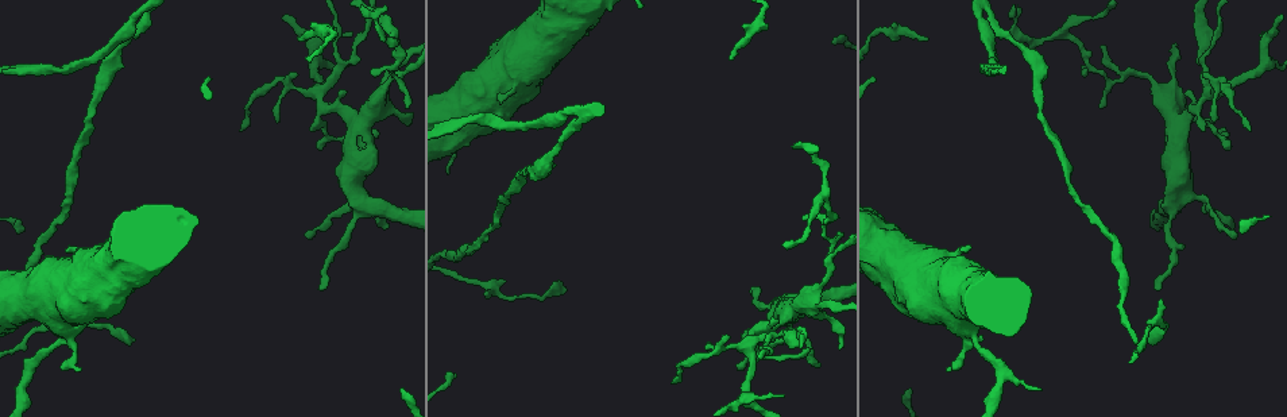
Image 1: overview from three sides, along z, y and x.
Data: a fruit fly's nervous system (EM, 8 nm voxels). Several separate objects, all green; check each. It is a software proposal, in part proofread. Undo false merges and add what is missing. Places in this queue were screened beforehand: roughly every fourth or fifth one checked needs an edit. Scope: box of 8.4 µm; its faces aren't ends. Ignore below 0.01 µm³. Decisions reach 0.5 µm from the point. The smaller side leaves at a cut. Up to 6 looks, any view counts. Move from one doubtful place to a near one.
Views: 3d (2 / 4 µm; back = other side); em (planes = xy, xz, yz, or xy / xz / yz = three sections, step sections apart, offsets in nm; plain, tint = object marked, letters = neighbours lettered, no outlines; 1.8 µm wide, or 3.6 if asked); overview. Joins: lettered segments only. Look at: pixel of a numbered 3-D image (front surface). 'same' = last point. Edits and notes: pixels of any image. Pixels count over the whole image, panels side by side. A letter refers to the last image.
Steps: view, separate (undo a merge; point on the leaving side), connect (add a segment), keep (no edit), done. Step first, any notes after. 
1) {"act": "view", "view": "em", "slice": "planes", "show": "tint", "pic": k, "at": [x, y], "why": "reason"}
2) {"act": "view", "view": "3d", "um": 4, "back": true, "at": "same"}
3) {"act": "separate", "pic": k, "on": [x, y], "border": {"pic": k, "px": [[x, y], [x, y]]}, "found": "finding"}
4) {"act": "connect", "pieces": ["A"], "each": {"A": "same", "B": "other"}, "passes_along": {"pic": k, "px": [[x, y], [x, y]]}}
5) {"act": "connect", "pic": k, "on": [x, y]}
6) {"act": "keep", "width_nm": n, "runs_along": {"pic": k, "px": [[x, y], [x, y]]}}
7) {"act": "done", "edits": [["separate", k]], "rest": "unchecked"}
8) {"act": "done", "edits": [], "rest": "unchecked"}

{"act": "view", "view": "em", "slice": "planes", "show": "letters", "pic": 1, "at": [995, 30], "why": "a fork"}

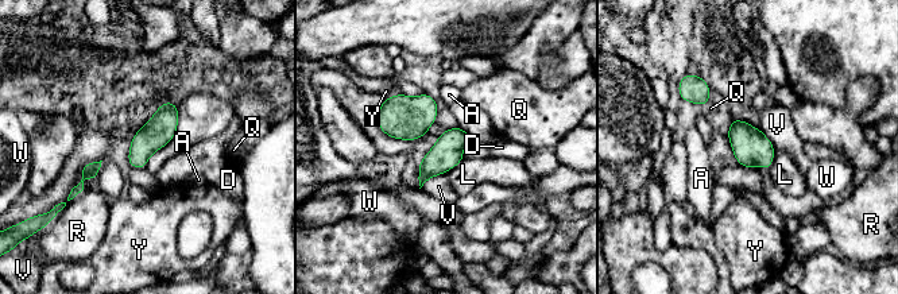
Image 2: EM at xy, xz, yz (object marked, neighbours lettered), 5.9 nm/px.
{"act": "keep", "width_nm": 180, "each": {"A": "other", "D": "other", "L": "other", "Q": "other", "R": "other", "V": "other", "W": "other", "Y": "other"}, "border": {"pic": 2, "px": [[774, 147], [774, 158], [769, 169]]}, "found": "one neuron here"}

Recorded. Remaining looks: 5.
{"act": "view", "view": "em", "slice": "planes", "show": "letters", "pic": 1, "at": [298, 39]}

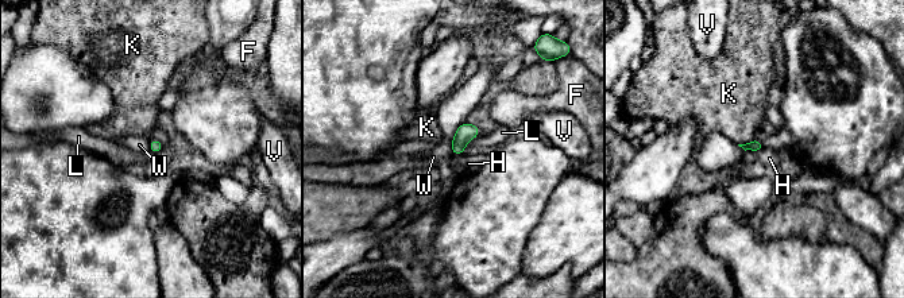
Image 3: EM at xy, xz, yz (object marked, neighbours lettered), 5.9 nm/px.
{"act": "keep", "longest_contact_nm": ["L", 120], "each": {"F": "other", "H": "other", "K": "other", "L": "other", "V": "other", "W": "other"}, "border": {"pic": 3, "px": [[481, 134], [466, 144]]}, "found": "no lettered segment goes on from it"}

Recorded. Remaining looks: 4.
{"act": "view", "view": "3d", "um": 2, "pic": 1, "at": [1182, 132], "why": "three-way junction"}

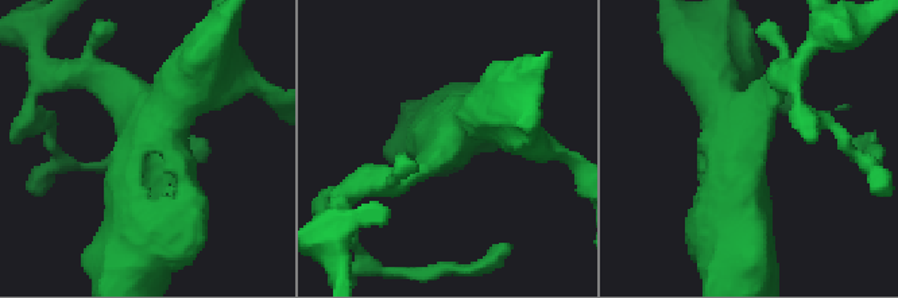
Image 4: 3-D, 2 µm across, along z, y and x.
{"act": "view", "view": "em", "slice": "planes", "show": "tint", "pic": 4, "at": [142, 142]}

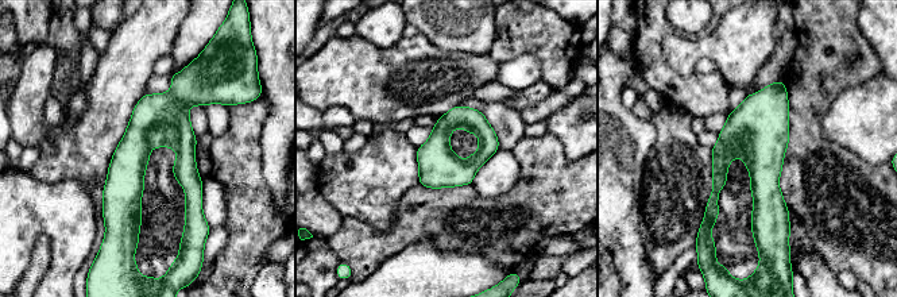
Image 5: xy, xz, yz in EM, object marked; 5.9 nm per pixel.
{"act": "view", "view": "em", "slice": "planes", "show": "letters", "at": "same", "why": "see the neighbours"}

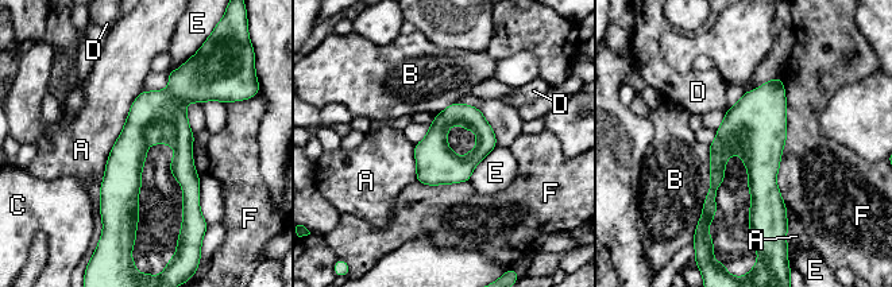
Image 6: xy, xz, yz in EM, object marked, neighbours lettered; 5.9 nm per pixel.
{"act": "keep", "each": {"A": "other", "B": "other", "C": "other", "D": "other", "E": "other", "F": "other"}, "found": "continuous, no second neuron"}

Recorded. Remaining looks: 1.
{"act": "done", "edits": [], "rest": "unchecked"}

